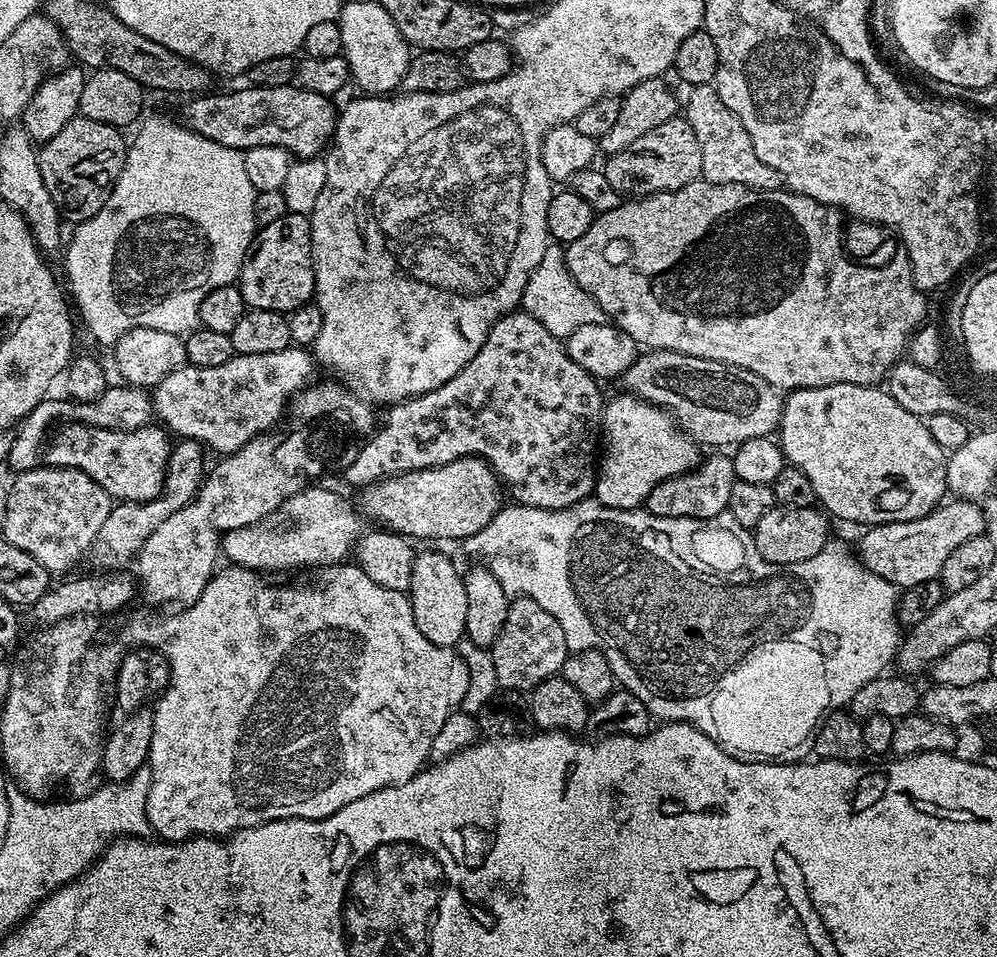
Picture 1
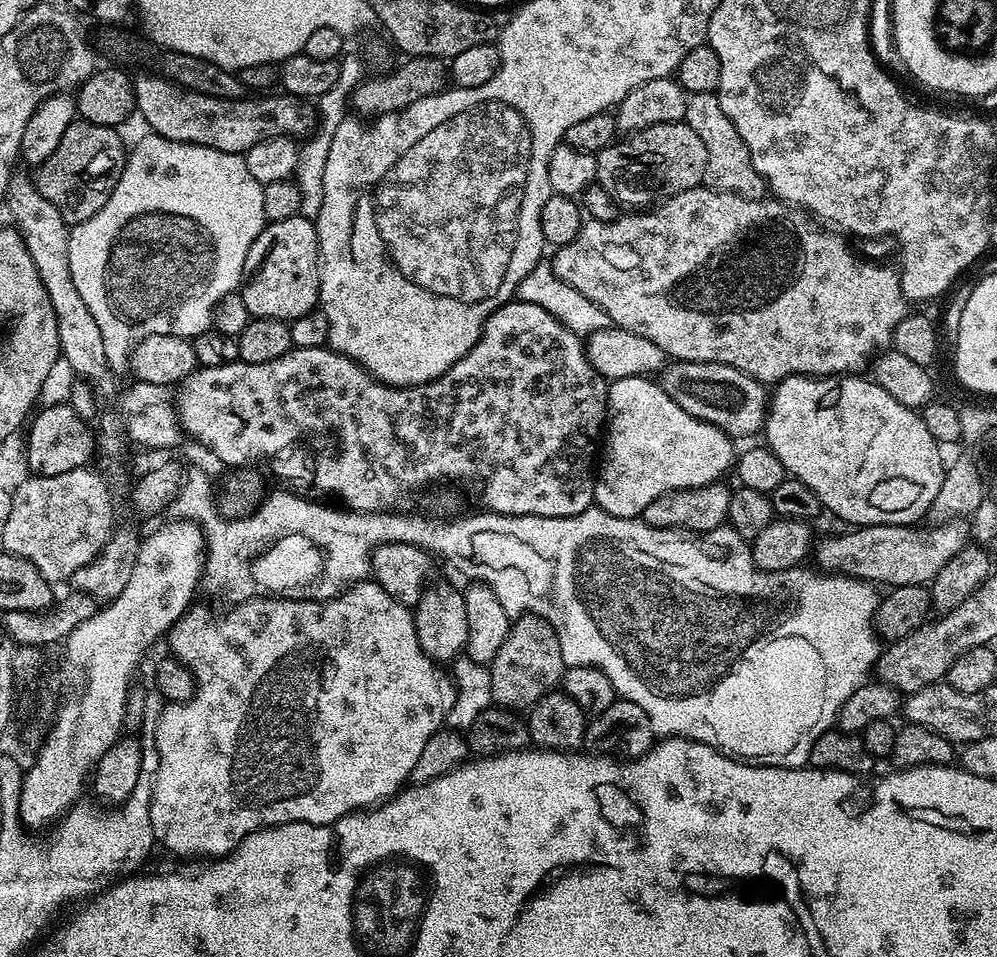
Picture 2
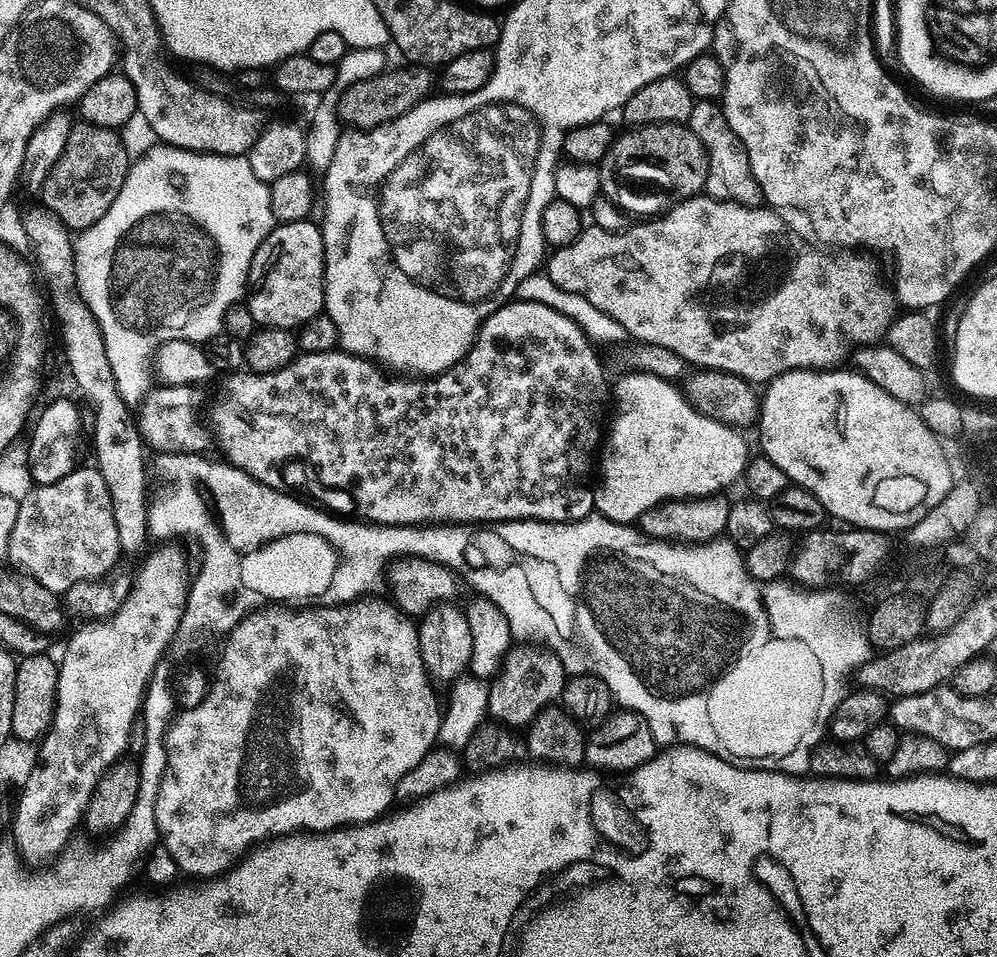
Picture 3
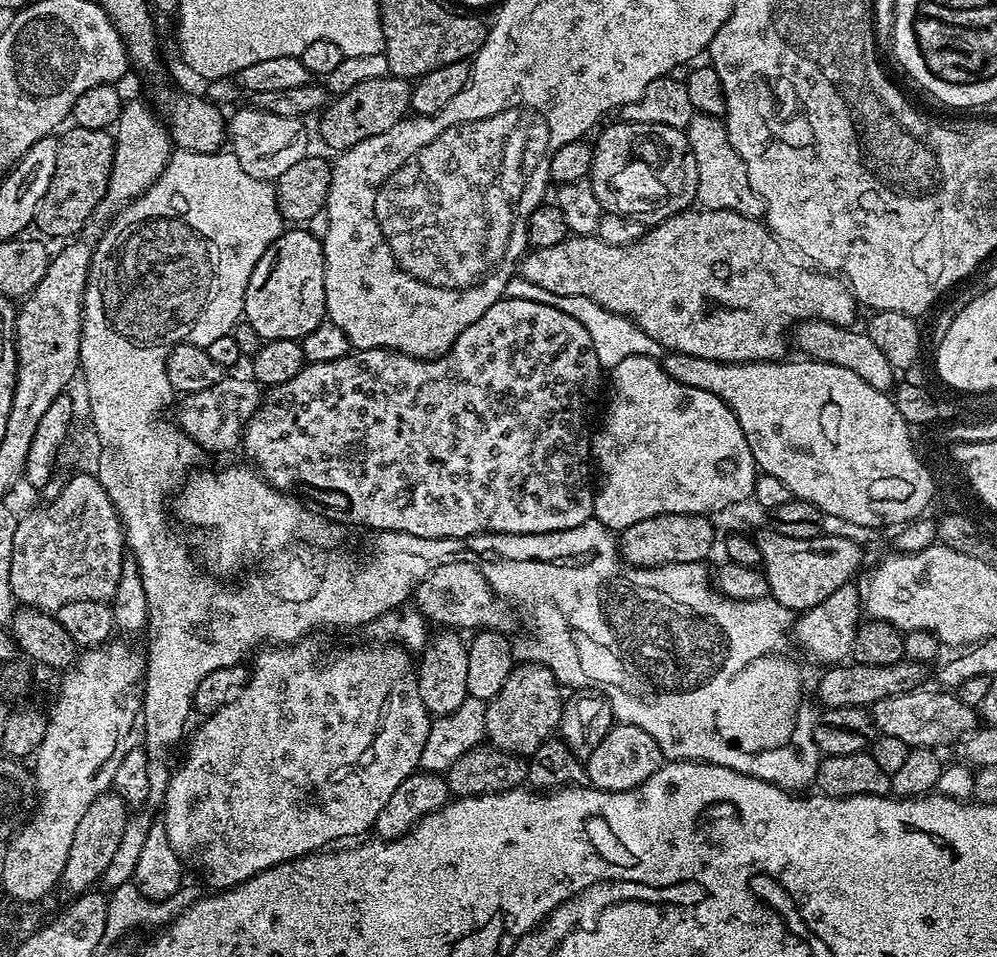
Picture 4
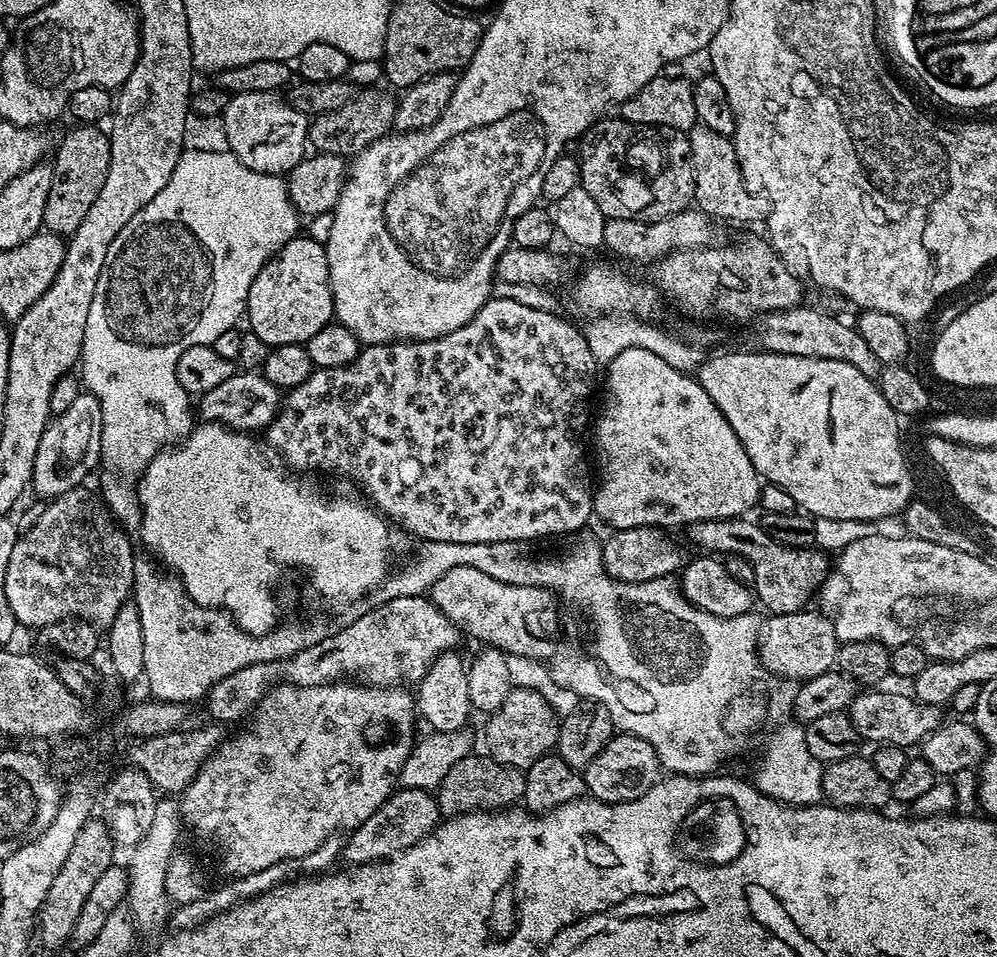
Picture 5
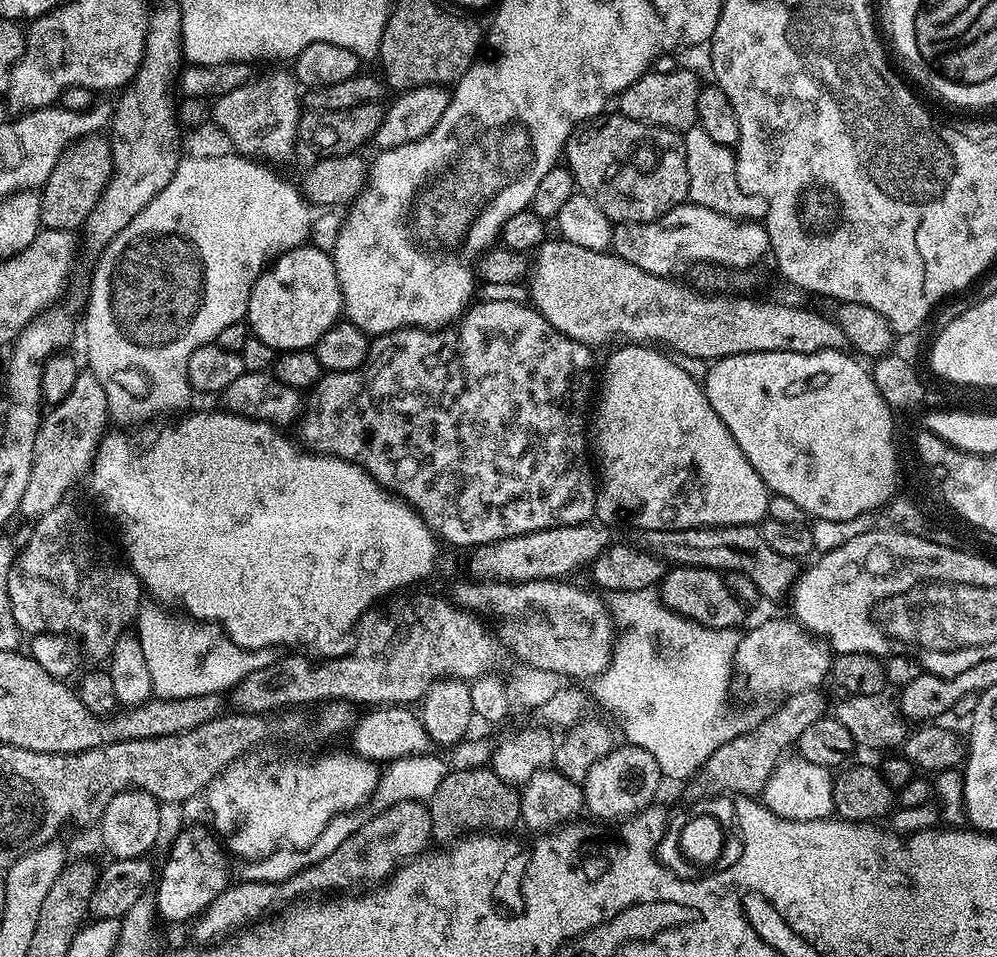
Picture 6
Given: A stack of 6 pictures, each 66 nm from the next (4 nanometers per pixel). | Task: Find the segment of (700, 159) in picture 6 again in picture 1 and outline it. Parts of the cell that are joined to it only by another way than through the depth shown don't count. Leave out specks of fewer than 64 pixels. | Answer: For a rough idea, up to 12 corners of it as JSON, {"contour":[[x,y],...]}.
{"contour":[[715,83],[693,84],[682,115],[702,176],[755,192],[781,187]]}

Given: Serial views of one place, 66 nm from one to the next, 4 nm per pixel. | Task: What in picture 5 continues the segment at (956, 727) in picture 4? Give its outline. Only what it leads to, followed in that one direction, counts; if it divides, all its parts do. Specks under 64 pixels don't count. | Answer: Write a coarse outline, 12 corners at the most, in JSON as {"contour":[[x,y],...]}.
{"contour":[[864,690],[847,708],[860,740],[920,746],[941,709],[904,692]]}

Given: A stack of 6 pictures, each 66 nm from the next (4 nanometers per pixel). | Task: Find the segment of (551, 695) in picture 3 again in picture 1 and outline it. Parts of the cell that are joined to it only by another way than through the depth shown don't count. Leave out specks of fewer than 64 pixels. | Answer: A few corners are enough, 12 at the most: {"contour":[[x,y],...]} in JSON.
{"contour":[[508,605],[490,646],[497,685],[531,693],[570,654],[554,614]]}

